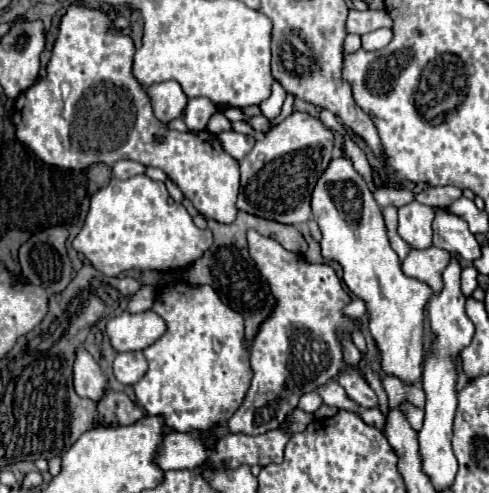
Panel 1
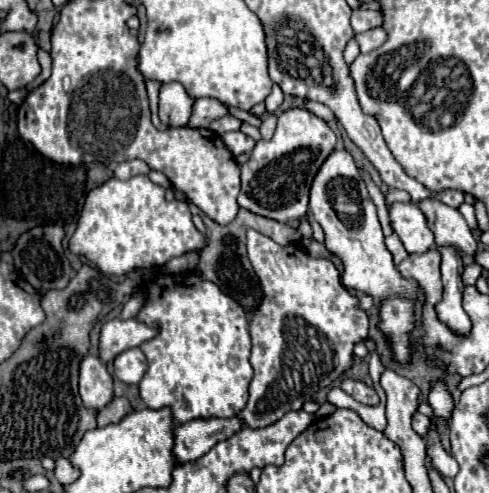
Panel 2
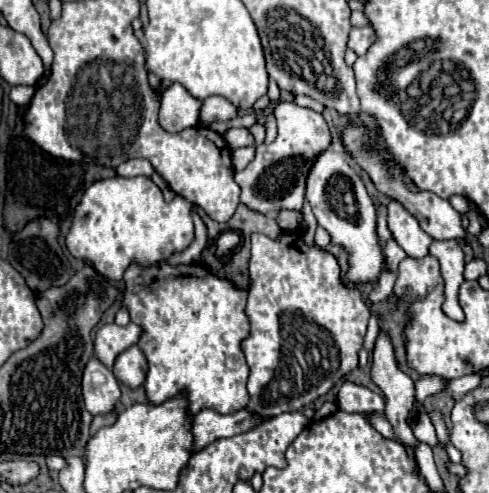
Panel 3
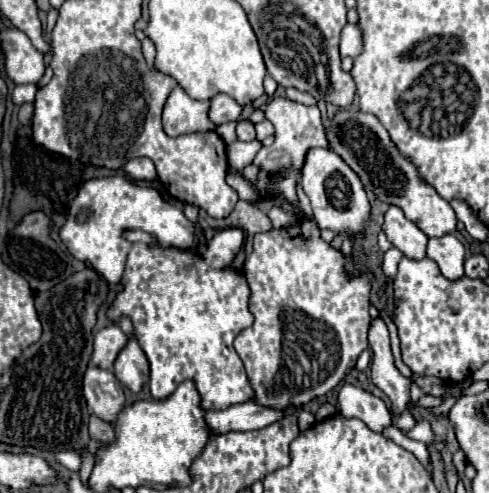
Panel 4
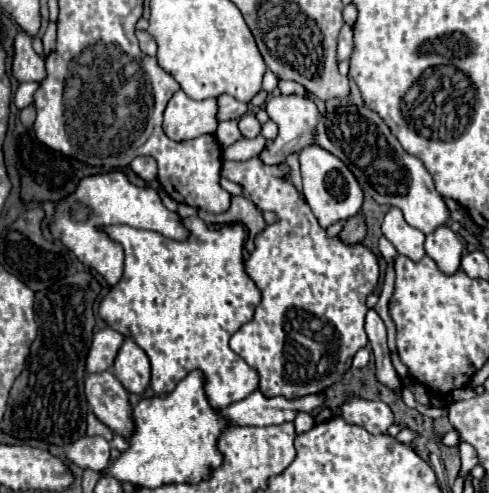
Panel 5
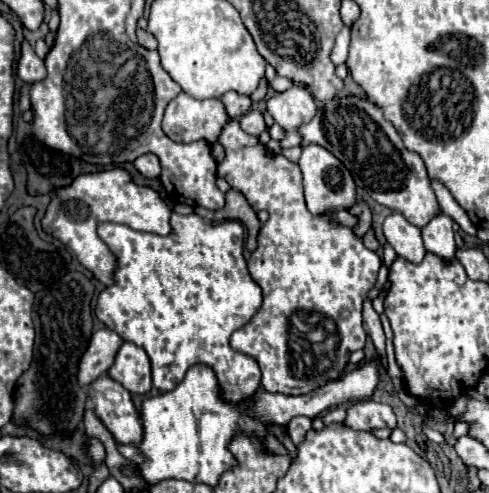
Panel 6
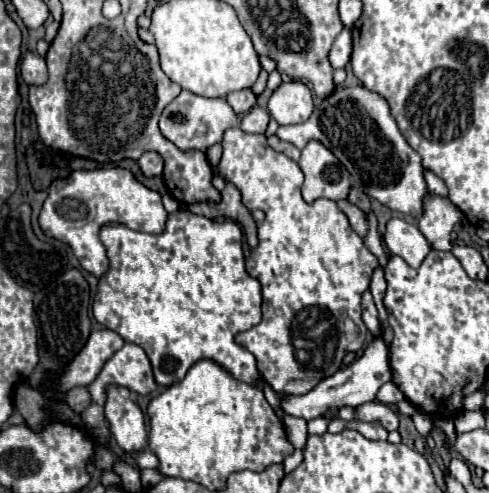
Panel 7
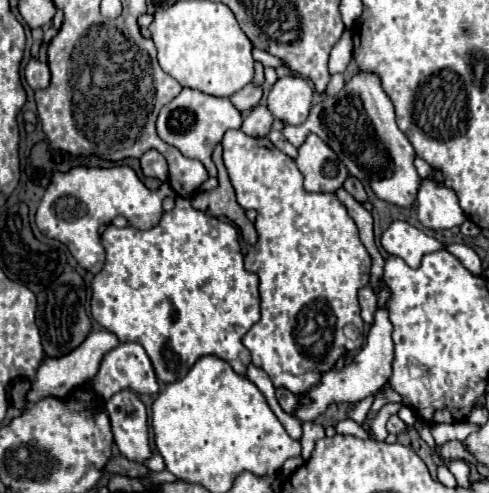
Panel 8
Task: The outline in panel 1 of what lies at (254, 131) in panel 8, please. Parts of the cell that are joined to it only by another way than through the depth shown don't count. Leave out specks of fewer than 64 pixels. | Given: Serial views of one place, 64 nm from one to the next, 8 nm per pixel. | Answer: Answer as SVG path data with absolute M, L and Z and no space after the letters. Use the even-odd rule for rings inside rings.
M222 132L218 134L218 140L222 142L222 148L236 160L242 160L256 142L250 134L238 134L238 132Z

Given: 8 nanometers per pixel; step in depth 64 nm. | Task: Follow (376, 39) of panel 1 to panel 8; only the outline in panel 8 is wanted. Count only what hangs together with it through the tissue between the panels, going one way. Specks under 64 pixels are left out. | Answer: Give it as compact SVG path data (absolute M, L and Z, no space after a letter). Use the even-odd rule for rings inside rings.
M346 30L330 52L330 62L328 62L330 74L346 72L346 66L350 60L352 60L352 38L350 38L350 30Z

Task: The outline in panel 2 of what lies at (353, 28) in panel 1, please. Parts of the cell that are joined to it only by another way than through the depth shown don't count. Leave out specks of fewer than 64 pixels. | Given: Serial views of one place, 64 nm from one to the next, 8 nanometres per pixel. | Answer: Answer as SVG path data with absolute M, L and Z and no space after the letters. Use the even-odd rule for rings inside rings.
M352 10L352 18L350 18L350 24L352 24L352 30L354 32L366 32L366 30L372 30L372 28L378 28L382 26L382 14L380 12L372 12L372 10Z

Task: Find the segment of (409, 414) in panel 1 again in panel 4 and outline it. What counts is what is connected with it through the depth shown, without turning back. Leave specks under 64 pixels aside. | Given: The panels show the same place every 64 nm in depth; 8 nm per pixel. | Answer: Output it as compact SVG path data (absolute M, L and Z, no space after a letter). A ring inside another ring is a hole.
M418 420L416 426L408 432L408 436L412 440L418 440L418 442L424 442L424 444L430 444L436 448L436 438L434 438L434 432L432 432L432 426L428 420Z

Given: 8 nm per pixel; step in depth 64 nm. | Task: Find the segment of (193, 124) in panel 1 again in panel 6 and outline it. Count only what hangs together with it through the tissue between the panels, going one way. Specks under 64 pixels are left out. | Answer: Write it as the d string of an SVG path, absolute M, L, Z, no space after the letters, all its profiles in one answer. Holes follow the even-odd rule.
M228 92L220 100L222 100L222 104L224 104L224 108L226 108L230 118L244 116L250 110L250 104L252 104L252 100L248 96L240 96L236 92Z

